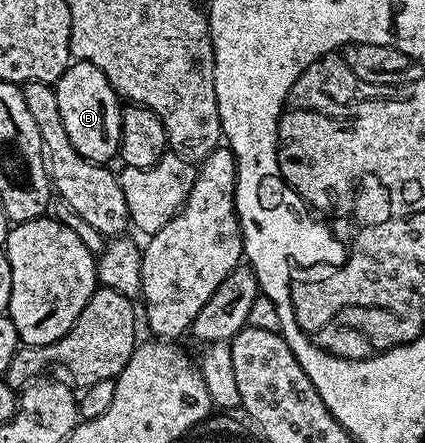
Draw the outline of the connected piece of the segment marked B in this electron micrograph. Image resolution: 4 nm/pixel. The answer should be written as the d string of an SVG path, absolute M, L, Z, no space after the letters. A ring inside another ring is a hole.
M74 61L58 79L54 92L56 105L60 105L60 121L64 121L64 133L68 133L72 149L76 149L76 153L88 161L109 164L109 159L118 155L122 140L123 104L108 77L104 77L96 65Z

